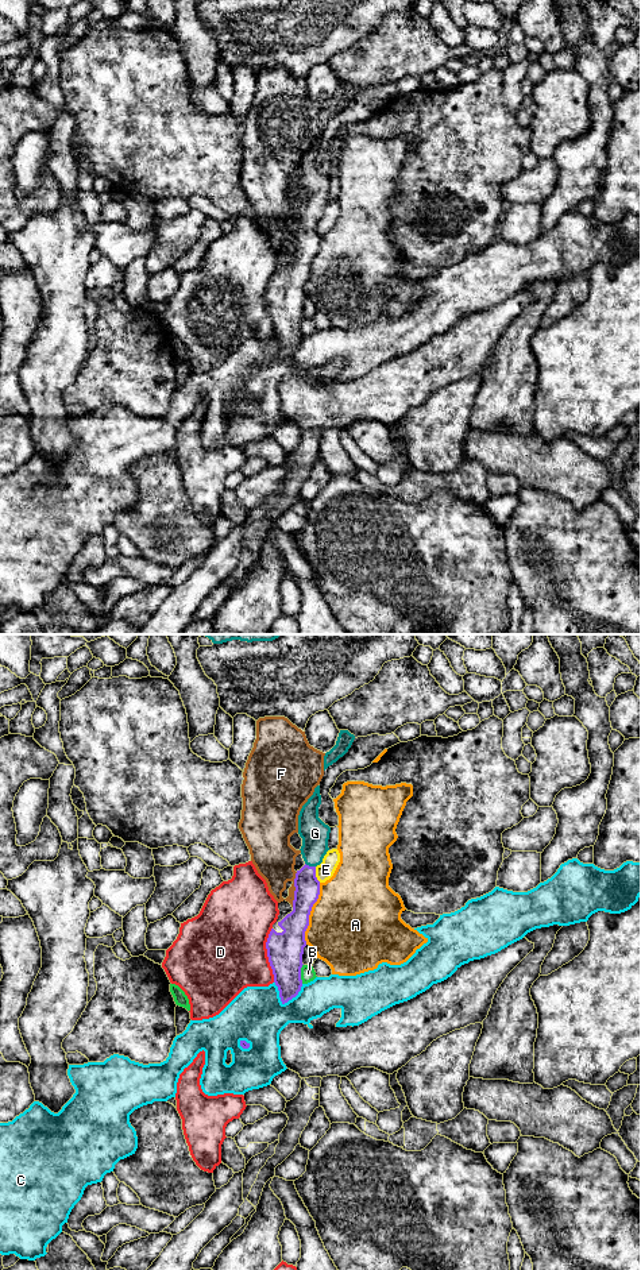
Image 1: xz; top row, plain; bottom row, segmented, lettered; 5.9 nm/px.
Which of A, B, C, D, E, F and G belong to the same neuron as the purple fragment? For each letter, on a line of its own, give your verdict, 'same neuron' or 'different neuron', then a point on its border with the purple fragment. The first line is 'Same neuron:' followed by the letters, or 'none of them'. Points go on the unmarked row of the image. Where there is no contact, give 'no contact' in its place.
Same neuron: G
A: different neuron; contact xz (309, 266)
B: different neuron; contact xz (300, 325)
C: different neuron; contact xz (293, 348)
D: different neuron; contact xz (267, 307)
E: different neuron; contact xz (315, 227)
F: different neuron; contact xz (296, 242)
G: same neuron; contact xz (311, 219)

